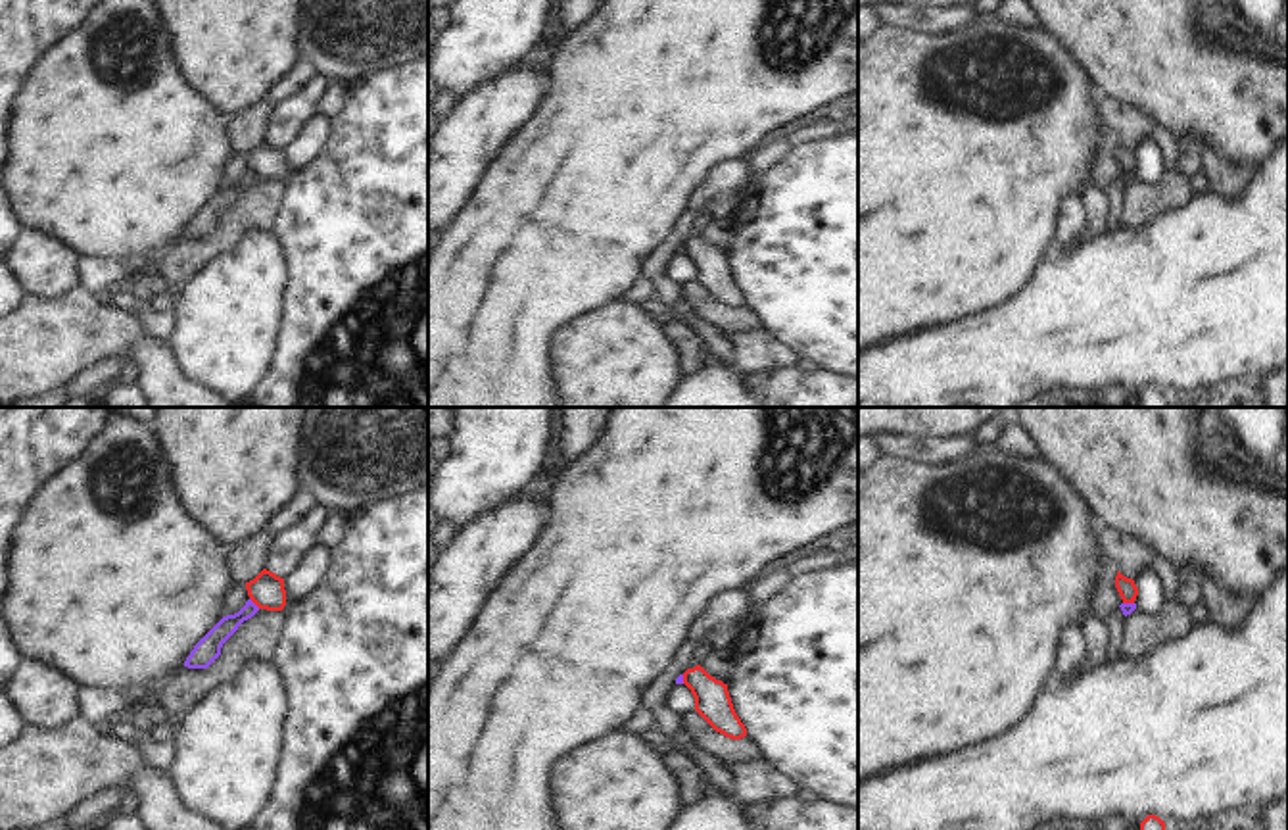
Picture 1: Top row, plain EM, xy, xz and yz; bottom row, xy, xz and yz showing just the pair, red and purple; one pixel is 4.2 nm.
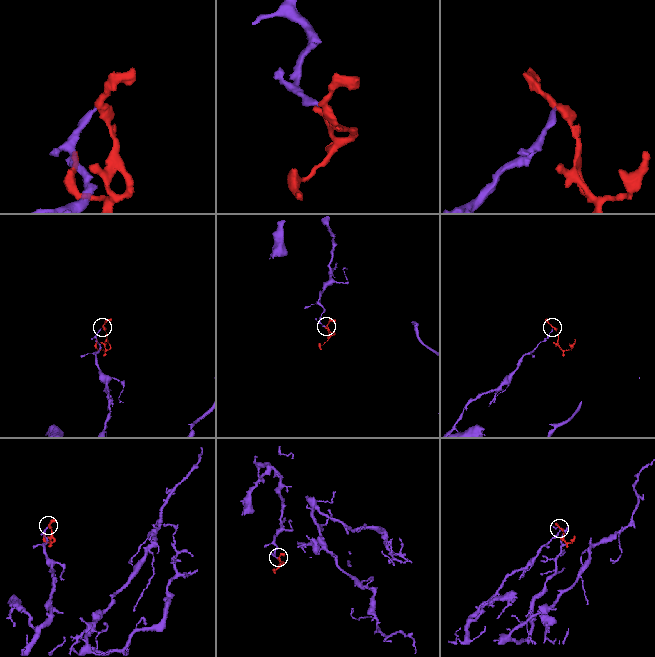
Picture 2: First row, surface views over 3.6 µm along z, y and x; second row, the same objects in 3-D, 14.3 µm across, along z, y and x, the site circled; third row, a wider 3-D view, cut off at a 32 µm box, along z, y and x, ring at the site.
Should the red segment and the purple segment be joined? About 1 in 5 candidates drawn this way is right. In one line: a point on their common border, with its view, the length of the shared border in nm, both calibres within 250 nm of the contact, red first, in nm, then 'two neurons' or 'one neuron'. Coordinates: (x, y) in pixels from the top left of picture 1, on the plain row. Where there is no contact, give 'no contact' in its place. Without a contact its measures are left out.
xy (256, 173) | 60 nm | 150/90 nm | two neurons

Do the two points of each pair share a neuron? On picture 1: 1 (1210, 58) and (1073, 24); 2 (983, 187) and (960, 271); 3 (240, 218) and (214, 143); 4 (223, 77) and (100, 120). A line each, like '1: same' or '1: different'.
1: same
2: same
3: different
4: different

